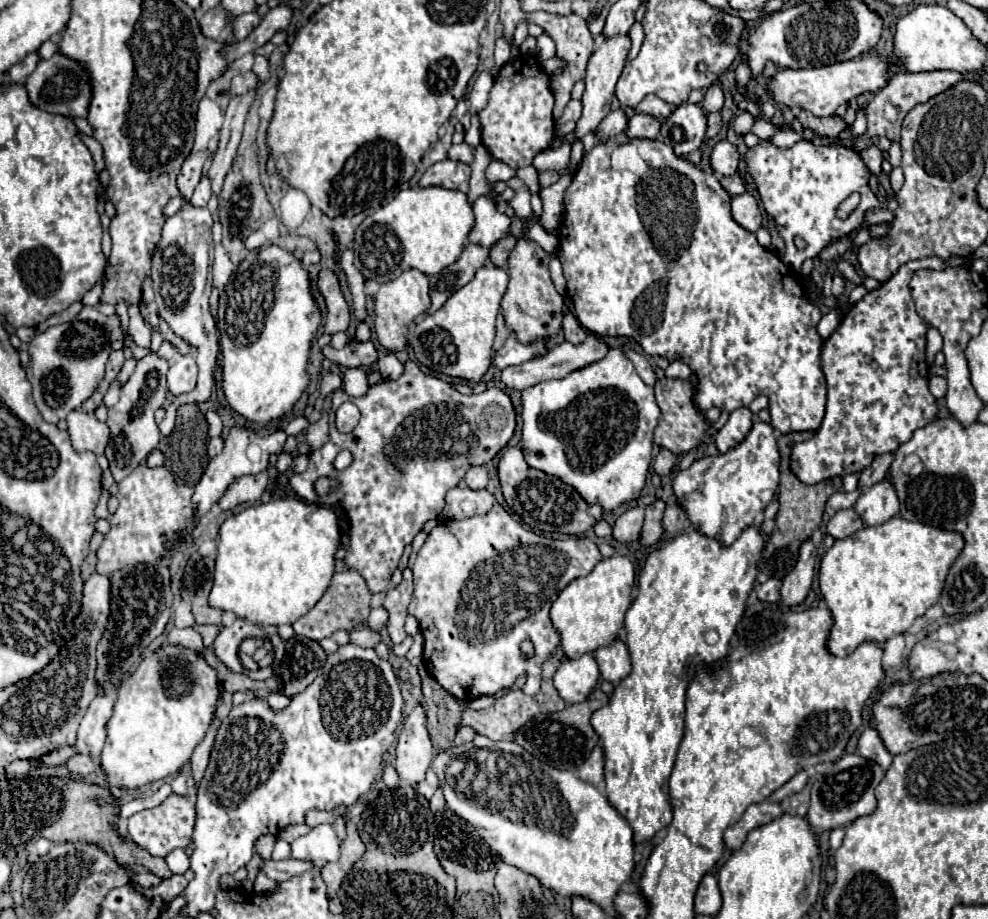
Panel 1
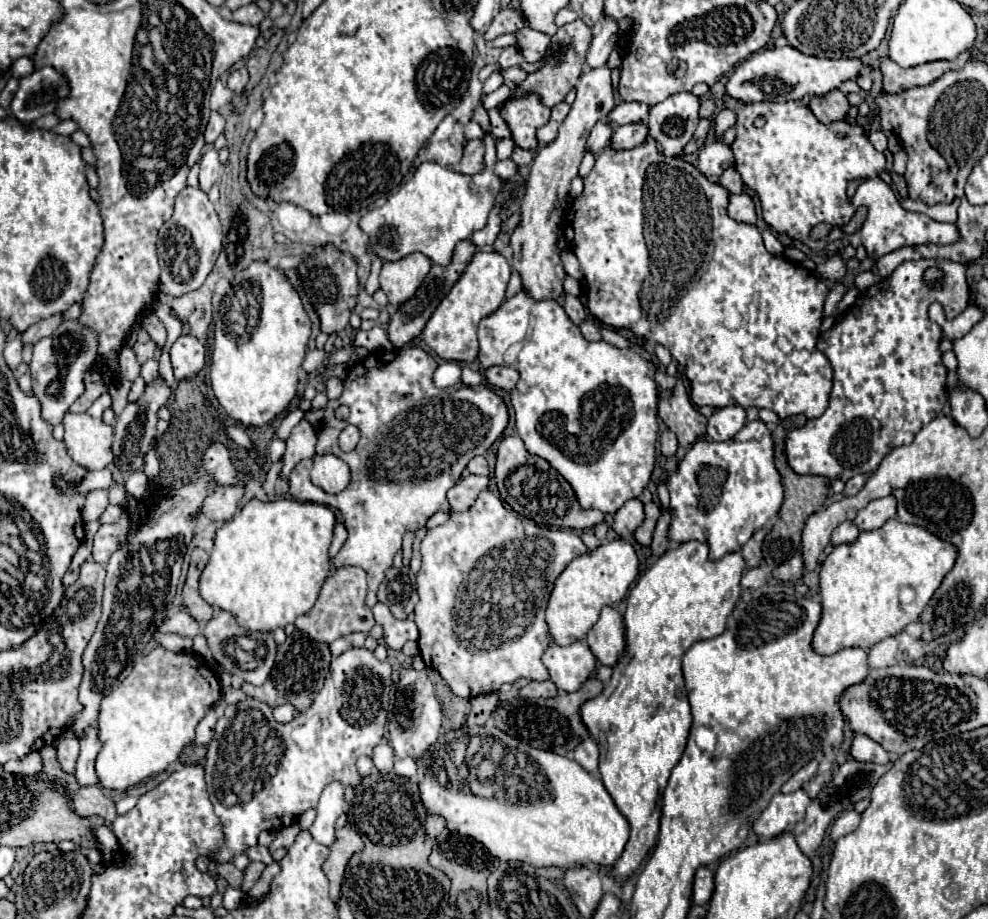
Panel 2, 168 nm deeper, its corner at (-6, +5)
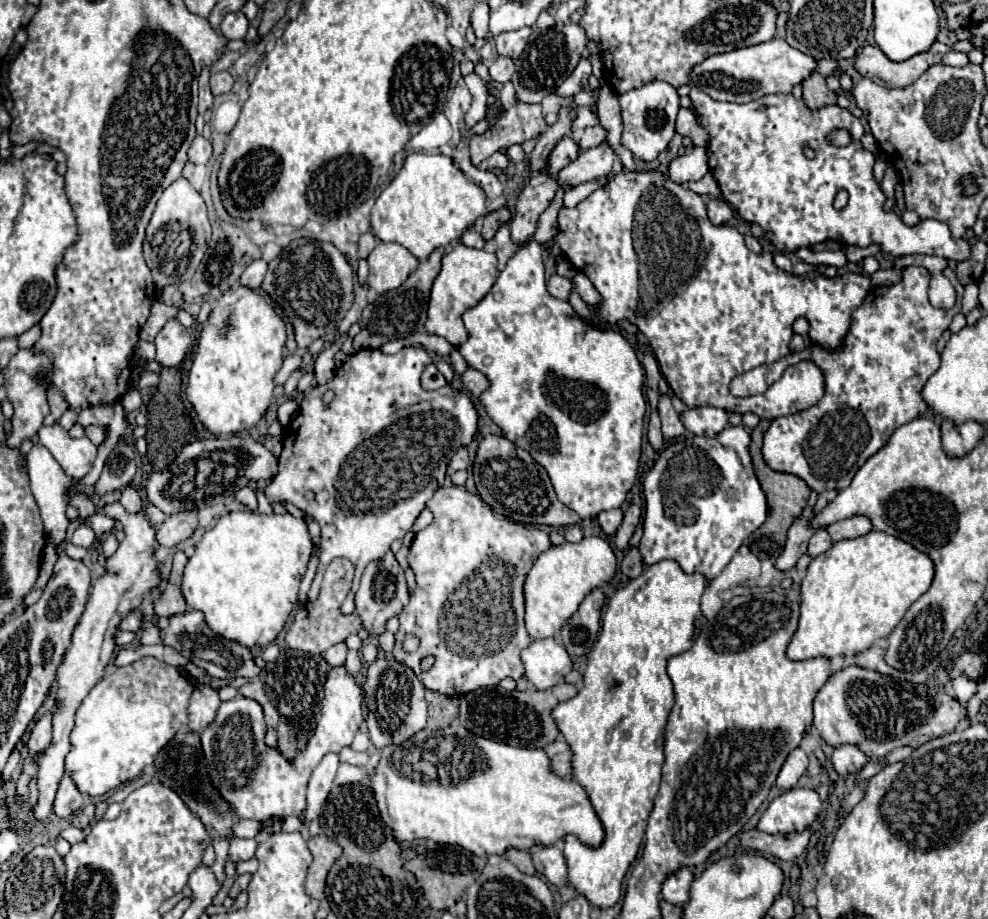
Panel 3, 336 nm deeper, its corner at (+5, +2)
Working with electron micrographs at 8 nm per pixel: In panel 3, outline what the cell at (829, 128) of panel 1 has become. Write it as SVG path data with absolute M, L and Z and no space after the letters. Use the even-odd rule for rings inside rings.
M815 72L811 74L805 82L803 82L803 100L807 104L807 108L811 110L819 110L823 106L831 106L831 104L837 104L837 94L831 92L827 88L827 82L825 78Z

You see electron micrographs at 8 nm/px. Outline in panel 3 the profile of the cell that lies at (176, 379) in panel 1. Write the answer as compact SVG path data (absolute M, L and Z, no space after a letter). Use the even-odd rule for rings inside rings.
M171 318L155 338L157 348L157 362L163 368L177 368L193 346L193 338L189 336L187 328L183 328L175 318Z

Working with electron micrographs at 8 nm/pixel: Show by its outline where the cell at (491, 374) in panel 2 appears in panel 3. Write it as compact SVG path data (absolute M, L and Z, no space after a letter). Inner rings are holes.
M467 368L461 380L463 380L465 388L469 390L469 394L473 394L473 396L481 396L487 390L487 376L483 376L475 368Z

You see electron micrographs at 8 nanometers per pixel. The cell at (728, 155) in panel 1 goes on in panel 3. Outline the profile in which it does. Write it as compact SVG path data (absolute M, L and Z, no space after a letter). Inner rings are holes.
M695 146L693 150L677 156L671 164L669 164L669 178L677 184L685 184L685 182L695 182L701 180L705 174L709 172L709 164L707 164L707 150Z

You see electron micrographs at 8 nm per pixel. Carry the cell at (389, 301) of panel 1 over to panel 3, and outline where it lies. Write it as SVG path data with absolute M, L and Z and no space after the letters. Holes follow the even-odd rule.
M379 242L367 258L369 262L369 286L377 292L389 292L401 286L407 276L419 266L419 260L399 244Z

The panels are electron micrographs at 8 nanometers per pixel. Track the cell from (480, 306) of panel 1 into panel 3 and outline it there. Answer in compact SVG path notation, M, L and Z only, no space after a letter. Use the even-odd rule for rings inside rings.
M457 244L449 254L443 256L443 268L433 282L425 330L429 334L443 336L451 346L459 348L463 342L467 342L467 330L461 320L463 312L467 308L473 308L475 304L479 304L479 300L483 300L483 296L495 284L497 276L499 276L499 270L497 270L497 256L495 254Z

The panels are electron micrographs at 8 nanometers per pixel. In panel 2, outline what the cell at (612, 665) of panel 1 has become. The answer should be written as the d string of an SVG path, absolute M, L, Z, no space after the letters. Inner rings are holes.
M604 607L600 619L586 635L586 645L598 659L598 663L612 667L622 653L622 617L614 607Z

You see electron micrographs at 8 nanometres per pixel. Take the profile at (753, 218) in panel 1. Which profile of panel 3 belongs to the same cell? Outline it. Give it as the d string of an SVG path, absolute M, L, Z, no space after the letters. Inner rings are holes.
M711 198L707 202L707 214L713 224L725 224L733 218L733 210L723 198Z

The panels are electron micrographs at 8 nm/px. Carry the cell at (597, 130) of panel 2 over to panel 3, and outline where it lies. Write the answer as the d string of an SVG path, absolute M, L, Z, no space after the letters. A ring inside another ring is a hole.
M565 136L557 146L555 150L551 152L549 156L549 174L557 174L559 170L563 170L571 160L575 160L579 156L579 144L571 138L571 136Z

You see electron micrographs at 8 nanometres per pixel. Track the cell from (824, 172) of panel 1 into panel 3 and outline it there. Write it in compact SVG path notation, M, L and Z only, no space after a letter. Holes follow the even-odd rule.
M691 86L691 94L689 94L689 96L691 96L691 100L693 100L695 108L697 108L699 124L701 124L701 126L709 132L709 136L711 136L709 146L707 146L709 170L713 172L715 180L719 182L719 188L721 188L721 192L723 192L723 198L725 198L733 208L737 208L739 216L741 216L745 222L749 222L749 224L759 224L759 226L765 230L767 238L771 240L771 244L773 244L777 250L781 250L781 252L793 252L795 248L801 248L801 246L813 246L813 244L817 244L817 242L835 240L835 242L839 242L839 244L845 244L845 246L859 246L859 248L867 248L867 246L871 246L871 244L879 244L883 254L893 254L893 256L905 256L905 254L933 254L933 256L943 256L943 258L955 260L955 262L963 262L963 260L967 260L967 256L971 256L971 242L969 242L969 240L963 240L963 238L961 238L961 240L953 238L953 234L951 234L951 230L947 228L947 224L943 224L943 222L939 222L939 220L919 220L919 224L907 226L907 224L903 224L903 220L901 220L901 216L899 216L897 212L893 212L893 210L885 212L885 194L883 194L881 186L873 180L875 156L873 156L871 152L867 152L867 150L859 144L859 138L863 136L863 126L861 126L859 118L855 118L849 110L843 110L843 108L839 108L839 106L825 106L825 108L819 108L819 110L809 110L809 108L805 106L805 102L803 102L801 98L795 98L793 94L771 94L771 96L763 96L763 98L759 98L759 100L755 100L755 102L749 102L749 104L733 104L733 102L711 100L711 96L707 96L705 92L699 92L699 88ZM833 128L845 128L845 130L849 130L851 136L853 136L853 142L851 142L849 146L845 146L845 148L835 148L835 146L831 146L831 144L827 142L827 134L829 134L829 130L833 130ZM805 144L809 144L809 146L815 150L815 158L813 158L813 160L809 160L809 158L803 154L803 146L805 146ZM839 190L847 190L847 192L849 192L849 202L847 202L847 206L845 206L843 210L835 210L835 208L833 208L833 198L835 198L835 194L837 194Z

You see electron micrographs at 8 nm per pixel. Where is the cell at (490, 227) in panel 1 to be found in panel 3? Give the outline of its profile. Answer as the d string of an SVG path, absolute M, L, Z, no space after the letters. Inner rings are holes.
M467 230L467 232L461 236L461 242L463 242L465 246L471 246L471 248L483 248L483 244L485 244L483 236L481 236L479 232L473 232L473 230Z

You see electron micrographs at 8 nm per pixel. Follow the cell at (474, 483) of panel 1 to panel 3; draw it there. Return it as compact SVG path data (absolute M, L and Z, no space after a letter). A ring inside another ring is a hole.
M461 448L449 462L449 468L455 472L455 470L467 470L469 468L469 454L465 448Z

